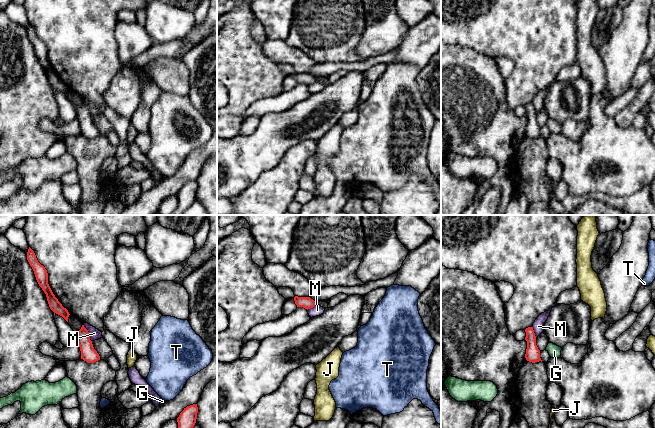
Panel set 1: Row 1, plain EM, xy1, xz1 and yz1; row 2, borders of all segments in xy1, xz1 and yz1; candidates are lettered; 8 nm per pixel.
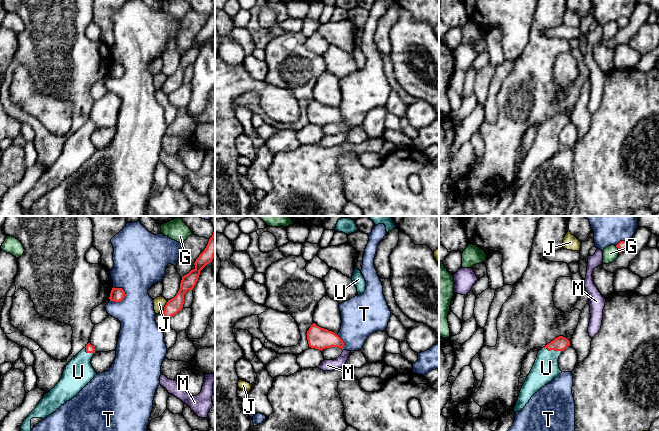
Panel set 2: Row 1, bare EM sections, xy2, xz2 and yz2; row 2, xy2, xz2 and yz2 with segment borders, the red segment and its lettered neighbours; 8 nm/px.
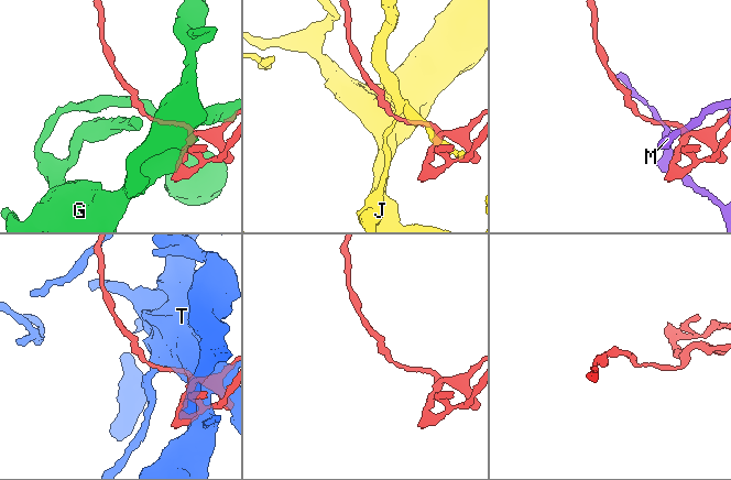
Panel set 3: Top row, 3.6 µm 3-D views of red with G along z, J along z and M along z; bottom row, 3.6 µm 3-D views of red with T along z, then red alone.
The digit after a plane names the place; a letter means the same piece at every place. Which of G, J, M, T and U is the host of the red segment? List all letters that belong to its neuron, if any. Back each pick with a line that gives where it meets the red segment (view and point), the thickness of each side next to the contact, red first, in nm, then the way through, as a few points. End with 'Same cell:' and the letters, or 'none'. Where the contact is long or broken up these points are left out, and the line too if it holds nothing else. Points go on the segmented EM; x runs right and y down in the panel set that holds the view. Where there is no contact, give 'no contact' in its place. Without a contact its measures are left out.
U: meets red in yz2 at (552, 349); 120 nm thick on the red side, 200 nm on the other; runs through yz2 (560, 343), (552, 349), (547, 357), (546, 368)
Same cell: U

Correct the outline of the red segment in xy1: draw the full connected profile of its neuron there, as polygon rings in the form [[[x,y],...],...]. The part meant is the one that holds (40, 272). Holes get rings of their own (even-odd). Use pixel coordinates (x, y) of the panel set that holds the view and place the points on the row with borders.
[[[30,247],[27,252],[27,260],[34,271],[34,274],[39,286],[42,288],[42,290],[46,294],[50,309],[54,313],[62,316],[68,322],[68,317],[70,315],[68,310],[62,306],[62,304],[58,301],[58,299],[53,294],[48,284],[47,270],[45,269],[43,265],[41,265],[38,262],[34,251]]]

